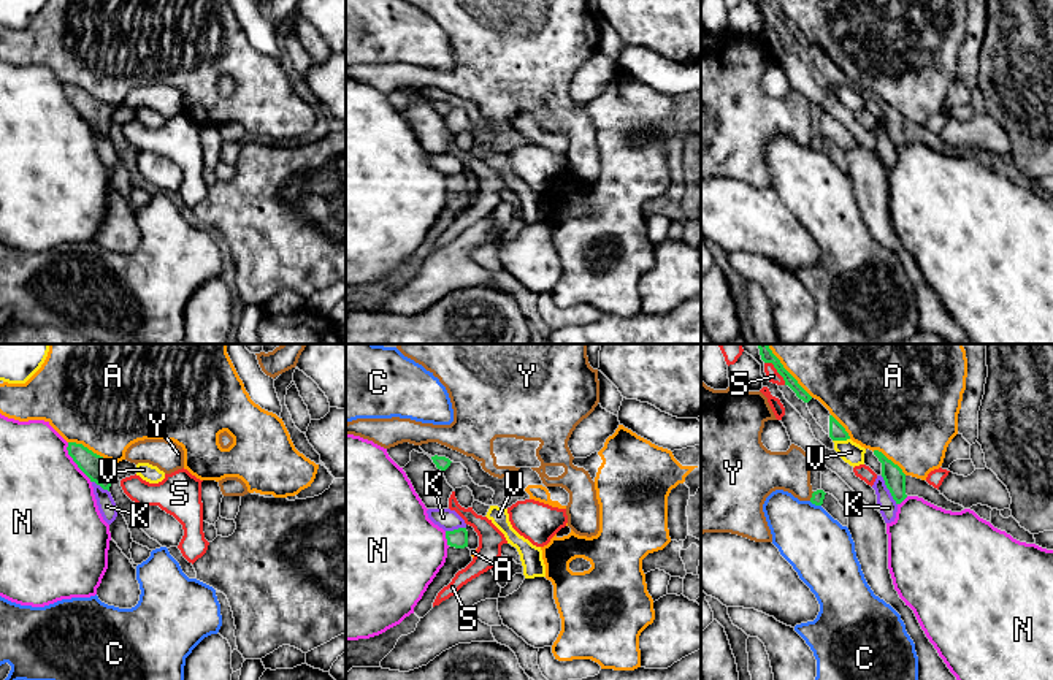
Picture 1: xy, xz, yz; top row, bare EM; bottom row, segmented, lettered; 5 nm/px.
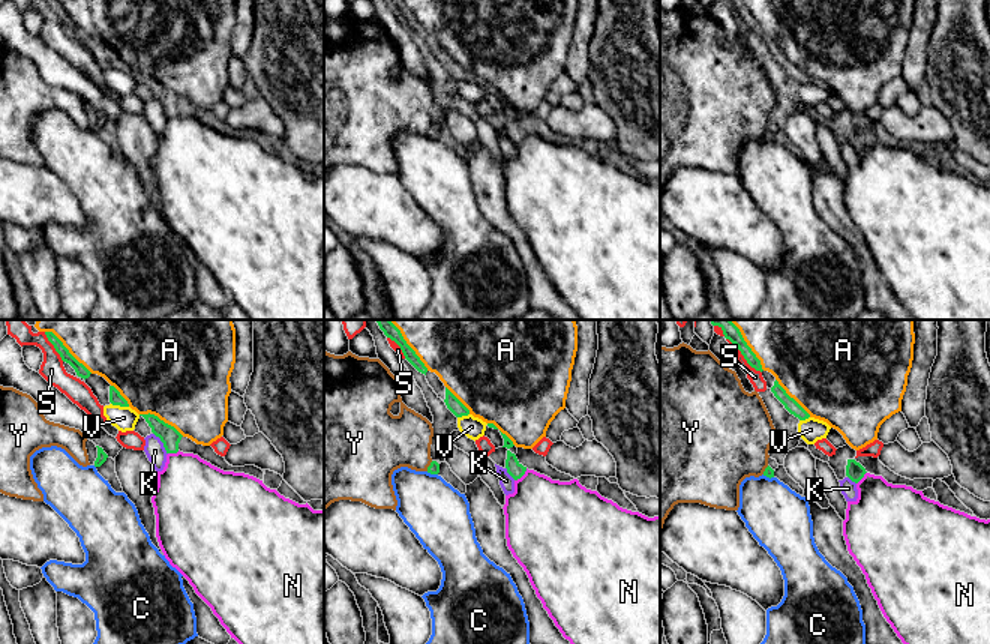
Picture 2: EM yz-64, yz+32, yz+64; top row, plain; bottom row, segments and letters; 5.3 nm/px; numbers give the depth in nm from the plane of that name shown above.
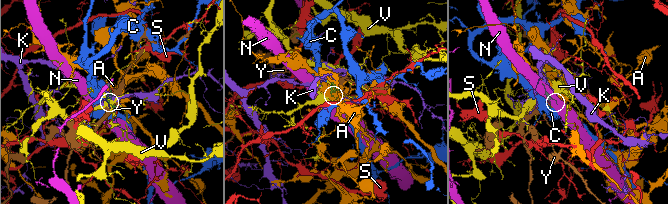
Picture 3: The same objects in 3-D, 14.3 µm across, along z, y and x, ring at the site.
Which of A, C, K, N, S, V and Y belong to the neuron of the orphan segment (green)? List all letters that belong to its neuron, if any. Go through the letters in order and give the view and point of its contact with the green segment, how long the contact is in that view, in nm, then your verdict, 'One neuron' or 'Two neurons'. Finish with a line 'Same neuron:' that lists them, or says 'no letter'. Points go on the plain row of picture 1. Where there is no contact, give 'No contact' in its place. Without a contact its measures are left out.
A: Touches green at xy (91, 95). Shared border 260 nm. Two neurons
C: Touches green at yz (815, 149). Shared border 70 nm. Two neurons
K: Touches green at yz (888, 133). Shared border 170 nm. Two neurons
N: Touches green at xy (75, 106). Shared border 240 nm. Two neurons
S: Touches green at yz (777, 16). Shared border 160 nm. Two neurons
V: Touches green at yz (841, 84). Shared border 90 nm. Two neurons
Y: Touches green at yz (812, 141). Shared border 50 nm. Two neurons
Same neuron: no letter

